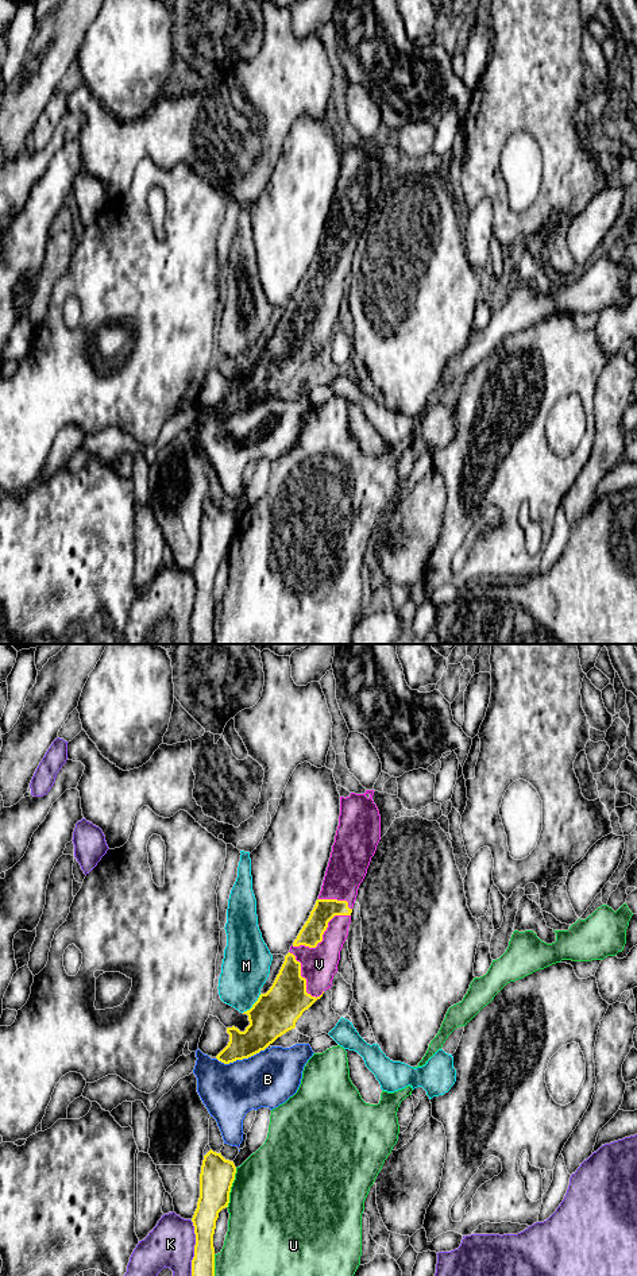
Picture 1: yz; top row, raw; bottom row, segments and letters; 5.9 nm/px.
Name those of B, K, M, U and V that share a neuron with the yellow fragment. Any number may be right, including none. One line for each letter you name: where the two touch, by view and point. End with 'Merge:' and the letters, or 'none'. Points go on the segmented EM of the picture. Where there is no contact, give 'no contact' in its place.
V: meets yellow in yz at (321, 936)
Merge: V

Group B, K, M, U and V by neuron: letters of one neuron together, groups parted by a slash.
B / K / M / U / V

